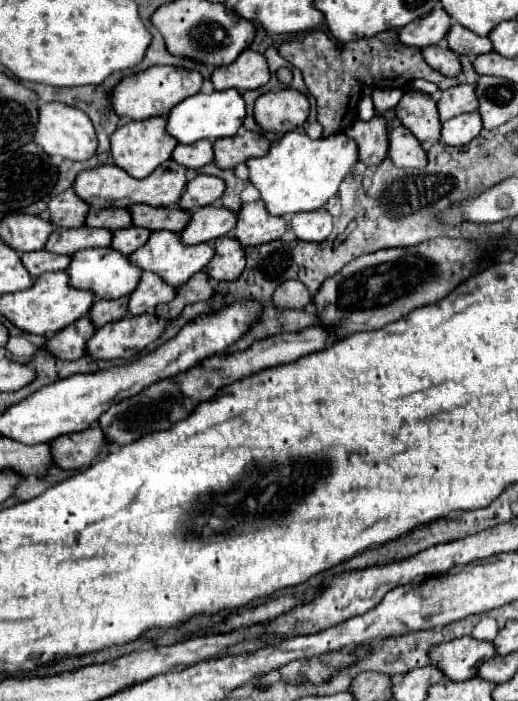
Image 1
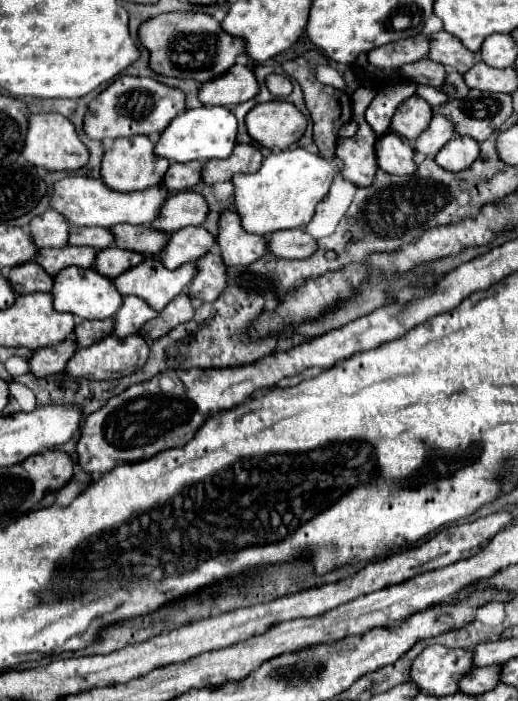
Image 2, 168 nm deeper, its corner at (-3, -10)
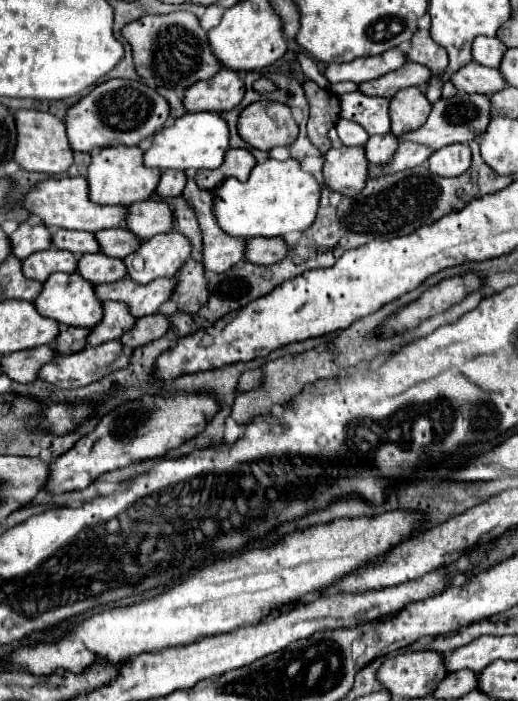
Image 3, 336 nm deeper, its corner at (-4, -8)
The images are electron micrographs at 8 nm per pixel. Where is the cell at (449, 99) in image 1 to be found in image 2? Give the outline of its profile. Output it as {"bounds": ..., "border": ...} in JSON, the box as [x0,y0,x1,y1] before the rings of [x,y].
{"bounds":[413,113,455,155],"border":[[[441,113],[433,115],[431,125],[421,133],[421,137],[413,143],[417,153],[427,153],[427,155],[437,155],[439,149],[455,135],[455,123],[449,123]]]}

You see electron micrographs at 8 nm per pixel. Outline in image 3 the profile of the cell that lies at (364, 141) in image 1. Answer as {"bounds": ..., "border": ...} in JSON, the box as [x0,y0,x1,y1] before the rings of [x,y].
{"bounds":[324,147,368,197],"border":[[[346,147],[330,149],[324,155],[324,185],[330,191],[342,193],[346,197],[358,195],[368,181],[368,161],[364,157],[362,147]]]}

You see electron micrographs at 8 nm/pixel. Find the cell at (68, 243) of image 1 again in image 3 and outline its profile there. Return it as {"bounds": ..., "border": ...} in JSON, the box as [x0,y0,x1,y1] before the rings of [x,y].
{"bounds":[22,249,76,283],"border":[[[44,249],[22,261],[22,273],[28,279],[44,283],[56,271],[74,273],[76,271],[74,265],[76,265],[76,257],[72,253],[58,251],[58,249]]]}

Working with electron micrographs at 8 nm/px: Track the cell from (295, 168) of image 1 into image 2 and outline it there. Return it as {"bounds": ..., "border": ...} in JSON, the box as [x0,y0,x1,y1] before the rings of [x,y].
{"bounds":[233,147,341,237],"border":[[[295,147],[281,153],[271,153],[257,173],[233,175],[235,205],[245,231],[267,237],[281,229],[305,227],[313,219],[317,203],[321,203],[329,193],[329,187],[339,171],[341,161],[337,157],[329,161],[321,155],[309,153],[303,147]]]}

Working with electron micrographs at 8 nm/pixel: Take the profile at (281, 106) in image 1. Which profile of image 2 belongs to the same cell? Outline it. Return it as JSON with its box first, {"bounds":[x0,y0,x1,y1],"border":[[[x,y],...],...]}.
{"bounds":[247,101,307,149],"border":[[[287,101],[255,105],[247,113],[247,131],[267,149],[287,149],[297,143],[307,127],[307,117]]]}

